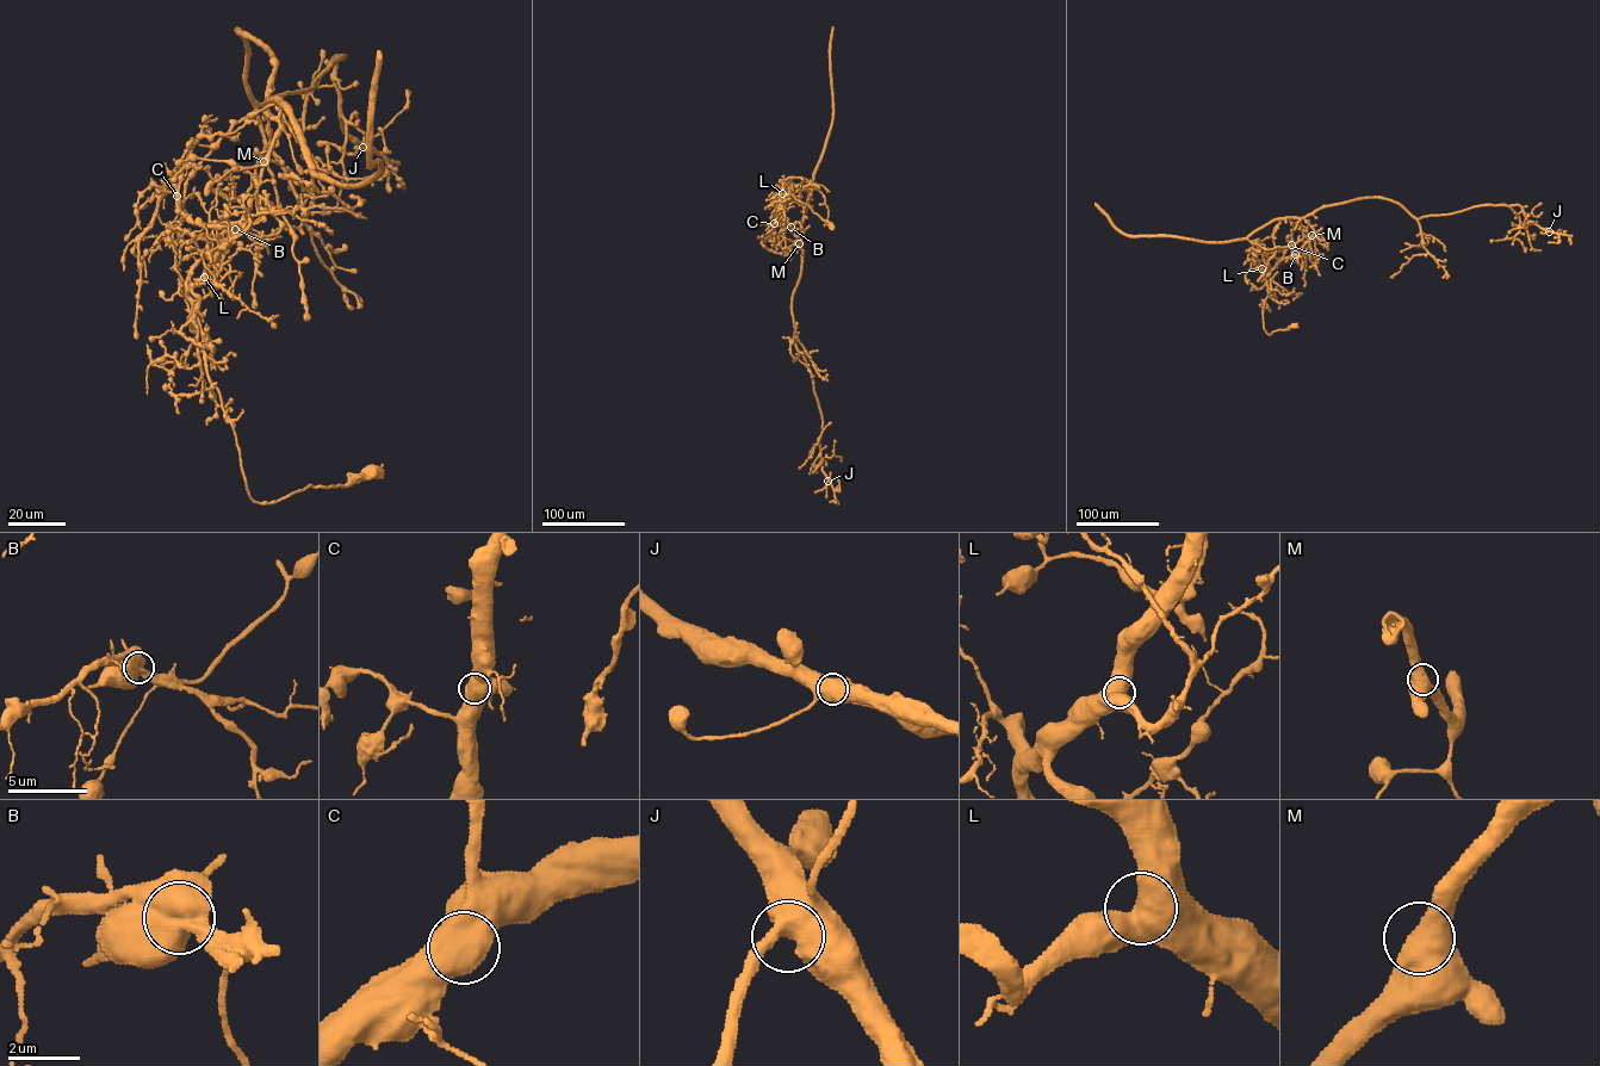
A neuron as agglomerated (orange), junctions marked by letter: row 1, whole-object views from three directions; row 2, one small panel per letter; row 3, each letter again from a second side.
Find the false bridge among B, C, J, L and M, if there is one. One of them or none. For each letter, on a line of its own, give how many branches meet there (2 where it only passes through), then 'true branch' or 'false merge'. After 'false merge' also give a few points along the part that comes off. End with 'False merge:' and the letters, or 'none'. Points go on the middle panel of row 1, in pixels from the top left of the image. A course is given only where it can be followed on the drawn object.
B: 2 | false merge | (791, 227), (776, 200), (793, 187), (779, 204), (773, 234), (761, 243), (781, 254)
C: 2 | true branch
J: 2 | true branch
L: 2 | true branch
M: 2 | true branch
False merge: B

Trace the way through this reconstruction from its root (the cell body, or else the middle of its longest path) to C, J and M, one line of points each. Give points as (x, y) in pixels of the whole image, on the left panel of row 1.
C: (374, 472), (270, 502), (250, 497), (187, 296), (243, 227), (196, 224), (177, 196)
J: (374, 472), (255, 502), (187, 292), (261, 215), (274, 60), (239, 31), (259, 103), (343, 57), (363, 147)
M: (374, 472), (270, 502), (247, 490), (187, 277), (205, 240), (227, 228), (246, 231), (261, 215), (264, 161)

